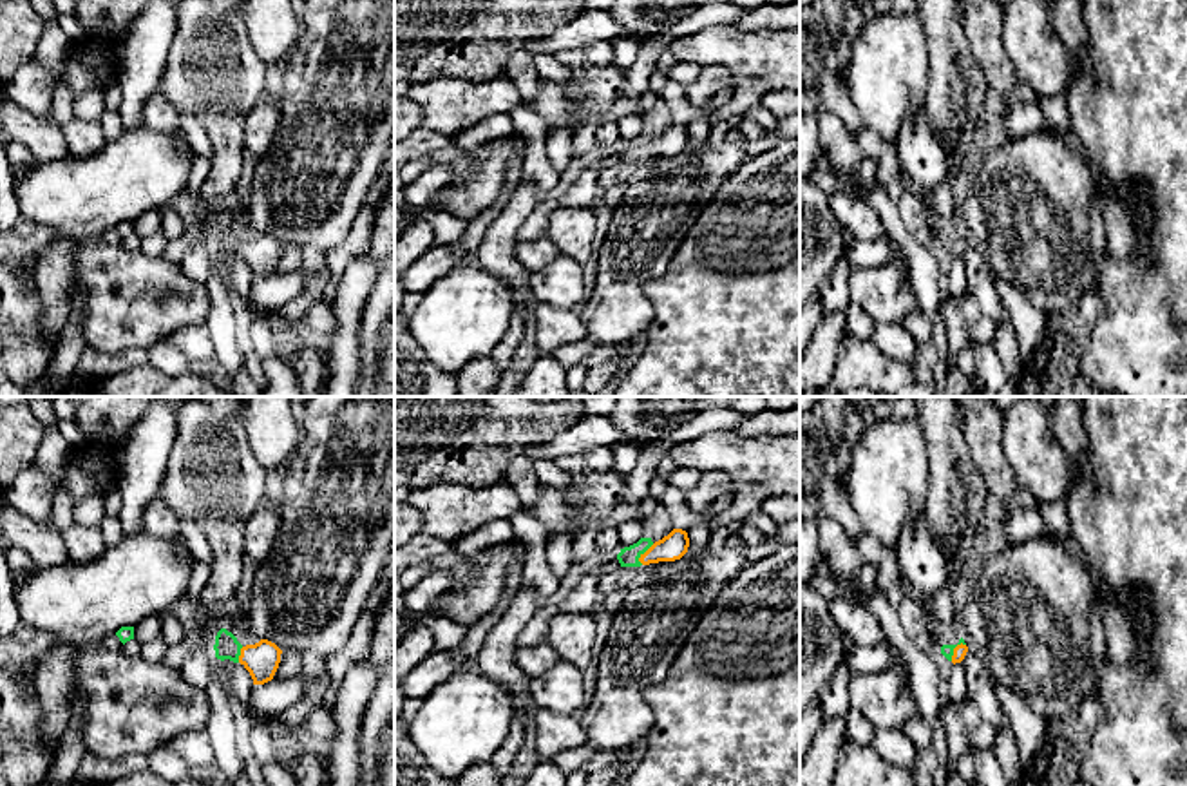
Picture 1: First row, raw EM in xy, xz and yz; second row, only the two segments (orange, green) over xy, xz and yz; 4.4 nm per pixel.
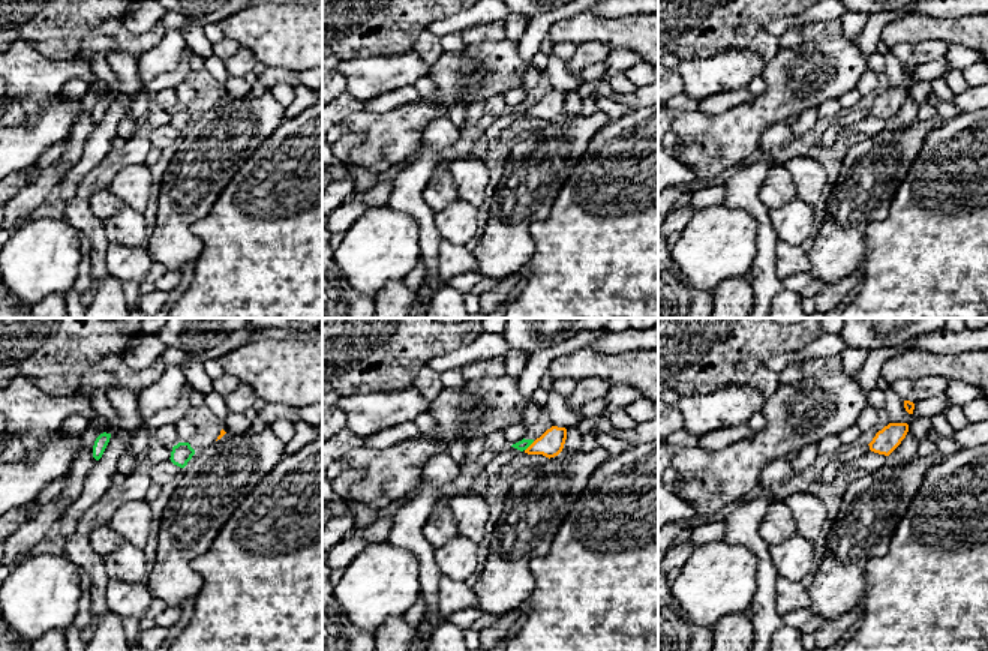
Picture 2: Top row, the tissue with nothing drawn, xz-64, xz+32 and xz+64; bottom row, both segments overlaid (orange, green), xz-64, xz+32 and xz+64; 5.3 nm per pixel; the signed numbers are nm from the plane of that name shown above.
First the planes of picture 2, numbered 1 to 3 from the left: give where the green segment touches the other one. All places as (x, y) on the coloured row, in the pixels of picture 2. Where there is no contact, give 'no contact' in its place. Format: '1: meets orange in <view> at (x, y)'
1: no contact
2: meets orange in xz+32 at (529, 446)
3: no contact

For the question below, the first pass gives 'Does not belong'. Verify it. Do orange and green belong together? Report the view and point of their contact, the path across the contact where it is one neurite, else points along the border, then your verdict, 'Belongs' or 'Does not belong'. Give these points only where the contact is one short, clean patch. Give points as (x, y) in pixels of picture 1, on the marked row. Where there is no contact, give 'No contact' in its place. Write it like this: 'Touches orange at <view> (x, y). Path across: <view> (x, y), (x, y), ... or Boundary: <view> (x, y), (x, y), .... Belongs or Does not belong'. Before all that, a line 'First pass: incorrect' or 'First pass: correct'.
First pass: incorrect
Touches orange at yz (954, 649). Path across: yz (959, 651), (954, 649), (947, 651). Belongs

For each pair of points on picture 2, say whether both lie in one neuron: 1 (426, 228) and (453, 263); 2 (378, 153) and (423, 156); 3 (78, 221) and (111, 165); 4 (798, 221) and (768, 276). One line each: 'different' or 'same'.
1: different
2: different
3: same
4: different

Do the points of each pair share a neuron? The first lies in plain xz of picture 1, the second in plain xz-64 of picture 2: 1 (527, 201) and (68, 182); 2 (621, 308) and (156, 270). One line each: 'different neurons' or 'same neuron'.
1: same neuron
2: different neurons

